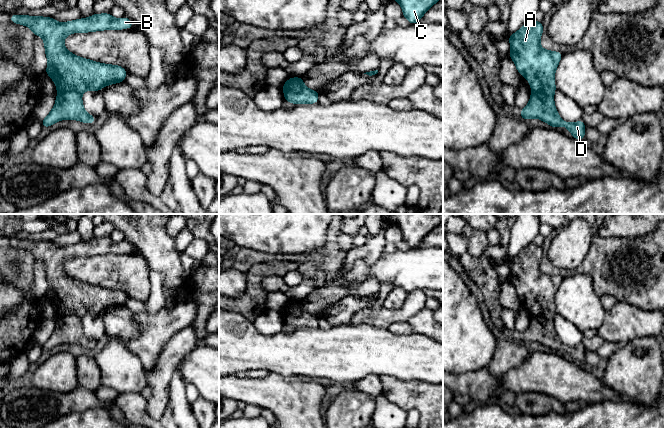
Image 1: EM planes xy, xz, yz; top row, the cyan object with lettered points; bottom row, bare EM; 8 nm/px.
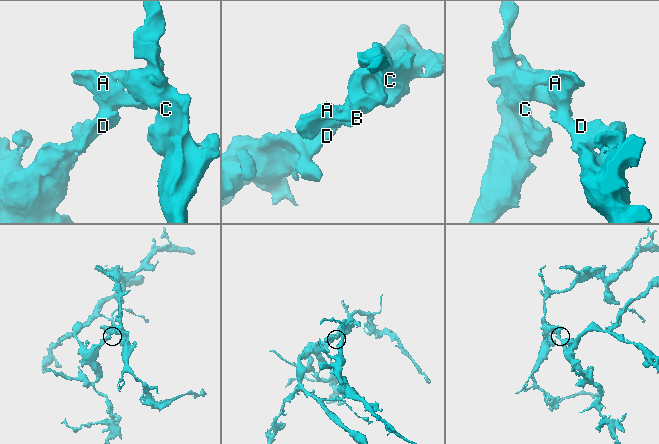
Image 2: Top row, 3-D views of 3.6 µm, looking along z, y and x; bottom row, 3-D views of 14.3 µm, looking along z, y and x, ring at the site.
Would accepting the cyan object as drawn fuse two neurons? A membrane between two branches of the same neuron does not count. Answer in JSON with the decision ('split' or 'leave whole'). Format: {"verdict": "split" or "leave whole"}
{"verdict": "split"}

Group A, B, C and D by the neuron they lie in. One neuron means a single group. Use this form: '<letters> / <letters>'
A B C / D

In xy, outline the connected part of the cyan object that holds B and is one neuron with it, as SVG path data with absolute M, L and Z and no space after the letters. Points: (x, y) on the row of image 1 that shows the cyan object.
M110 13L93 14L89 18L57 22L51 17L10 15L10 21L29 27L35 37L42 36L48 66L45 73L55 82L58 92L100 91L111 84L124 82L128 72L118 65L103 64L76 56L64 46L64 38L76 32L121 30L133 28L128 17L121 20Z

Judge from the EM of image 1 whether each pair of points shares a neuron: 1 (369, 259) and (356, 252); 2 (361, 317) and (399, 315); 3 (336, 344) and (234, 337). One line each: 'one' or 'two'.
1: one
2: one
3: one

